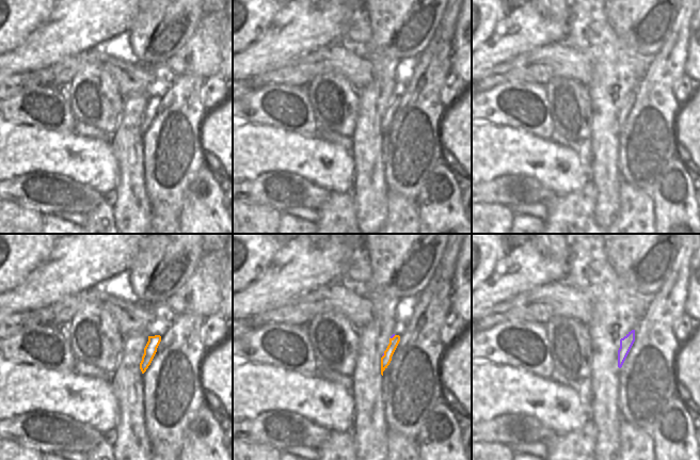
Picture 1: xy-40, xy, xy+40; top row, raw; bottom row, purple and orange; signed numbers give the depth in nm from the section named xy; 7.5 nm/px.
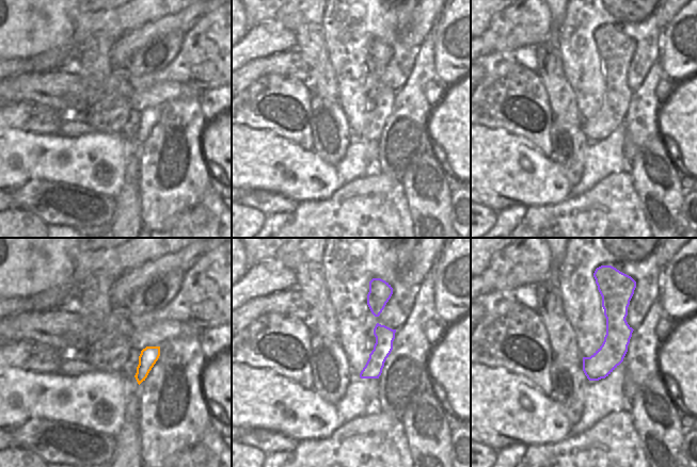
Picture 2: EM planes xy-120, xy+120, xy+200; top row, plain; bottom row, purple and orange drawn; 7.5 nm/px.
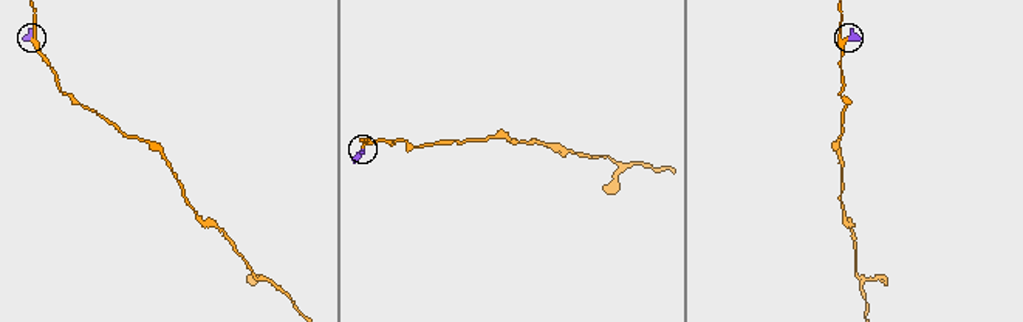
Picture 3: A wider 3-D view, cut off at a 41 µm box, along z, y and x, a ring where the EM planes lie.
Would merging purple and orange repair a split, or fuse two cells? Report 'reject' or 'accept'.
accept

